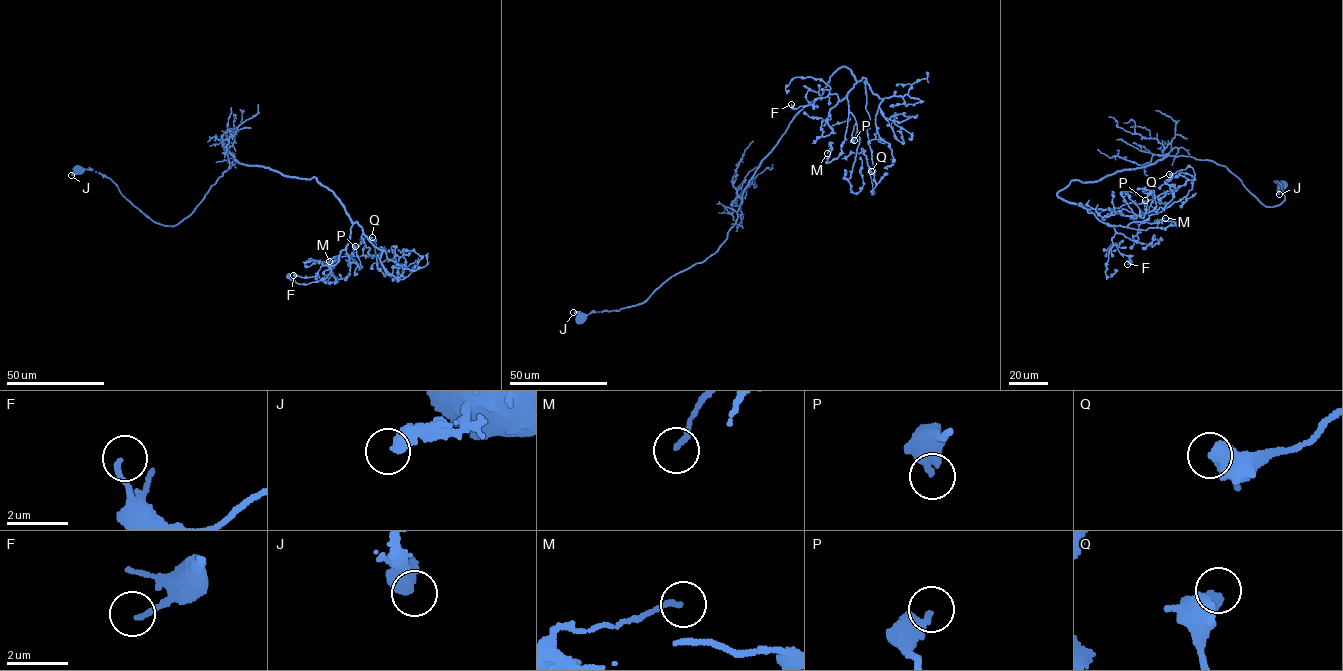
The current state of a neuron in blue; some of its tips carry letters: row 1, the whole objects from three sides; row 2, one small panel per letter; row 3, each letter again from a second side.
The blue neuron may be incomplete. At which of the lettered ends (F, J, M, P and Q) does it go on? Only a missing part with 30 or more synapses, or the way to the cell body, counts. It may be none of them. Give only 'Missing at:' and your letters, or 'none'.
Missing at: none

